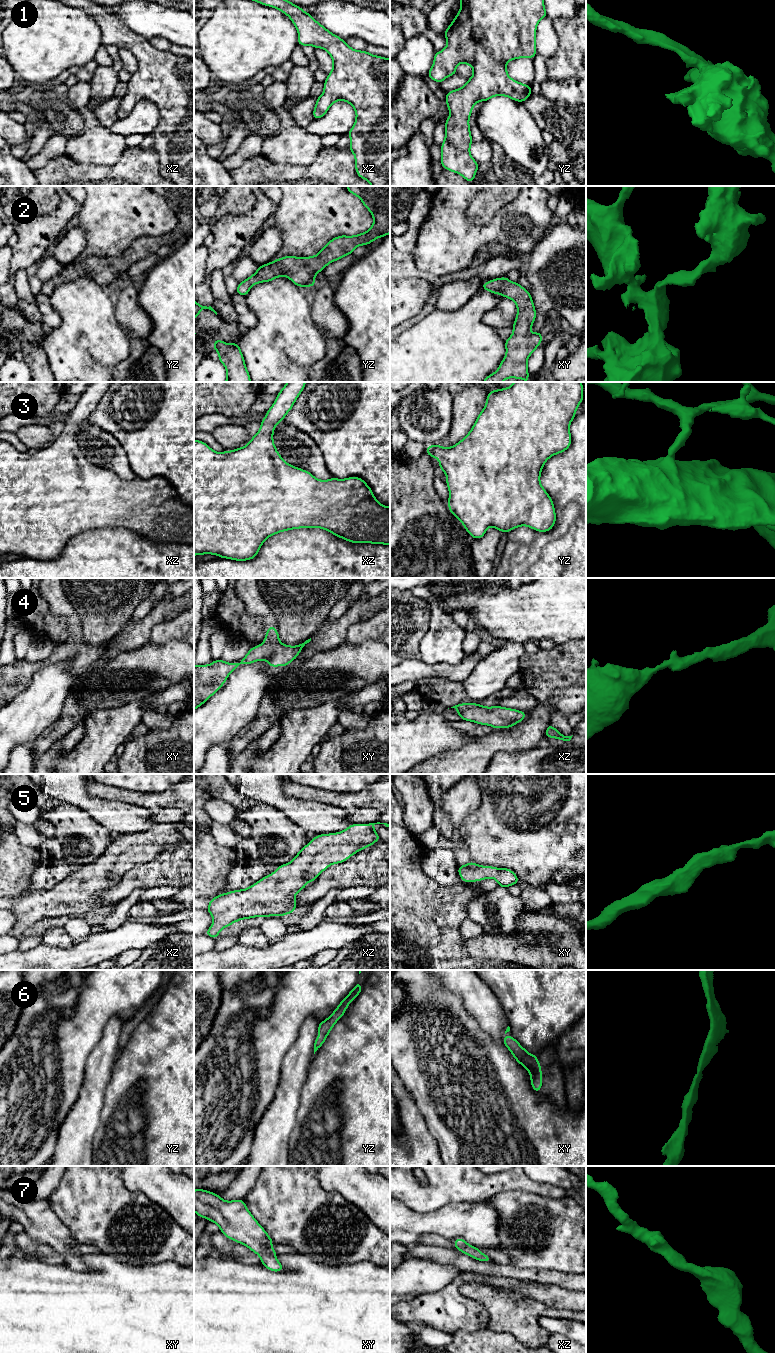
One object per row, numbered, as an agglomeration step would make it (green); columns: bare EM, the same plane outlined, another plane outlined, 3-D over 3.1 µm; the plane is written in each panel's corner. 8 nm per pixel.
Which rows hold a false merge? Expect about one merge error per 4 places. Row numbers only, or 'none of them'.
none of them

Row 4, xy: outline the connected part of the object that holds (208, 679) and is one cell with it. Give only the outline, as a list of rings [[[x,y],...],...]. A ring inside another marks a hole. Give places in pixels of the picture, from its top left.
[[[271,625],[267,629],[263,643],[250,648],[240,662],[227,663],[219,659],[209,665],[194,665],[194,710],[219,691],[229,674],[238,666],[261,659],[267,661],[270,667],[287,666],[310,641],[311,638],[297,646],[282,644],[277,629]]]

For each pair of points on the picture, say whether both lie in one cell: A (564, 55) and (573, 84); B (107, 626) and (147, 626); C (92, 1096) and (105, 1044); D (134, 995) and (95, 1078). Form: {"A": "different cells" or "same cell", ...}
{"A": "different cells", "B": "different cells", "C": "same cell", "D": "different cells"}

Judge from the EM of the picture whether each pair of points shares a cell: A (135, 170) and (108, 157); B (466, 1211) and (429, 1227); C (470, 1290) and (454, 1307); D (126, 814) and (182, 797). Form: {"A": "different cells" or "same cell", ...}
{"A": "different cells", "B": "same cell", "C": "different cells", "D": "different cells"}

